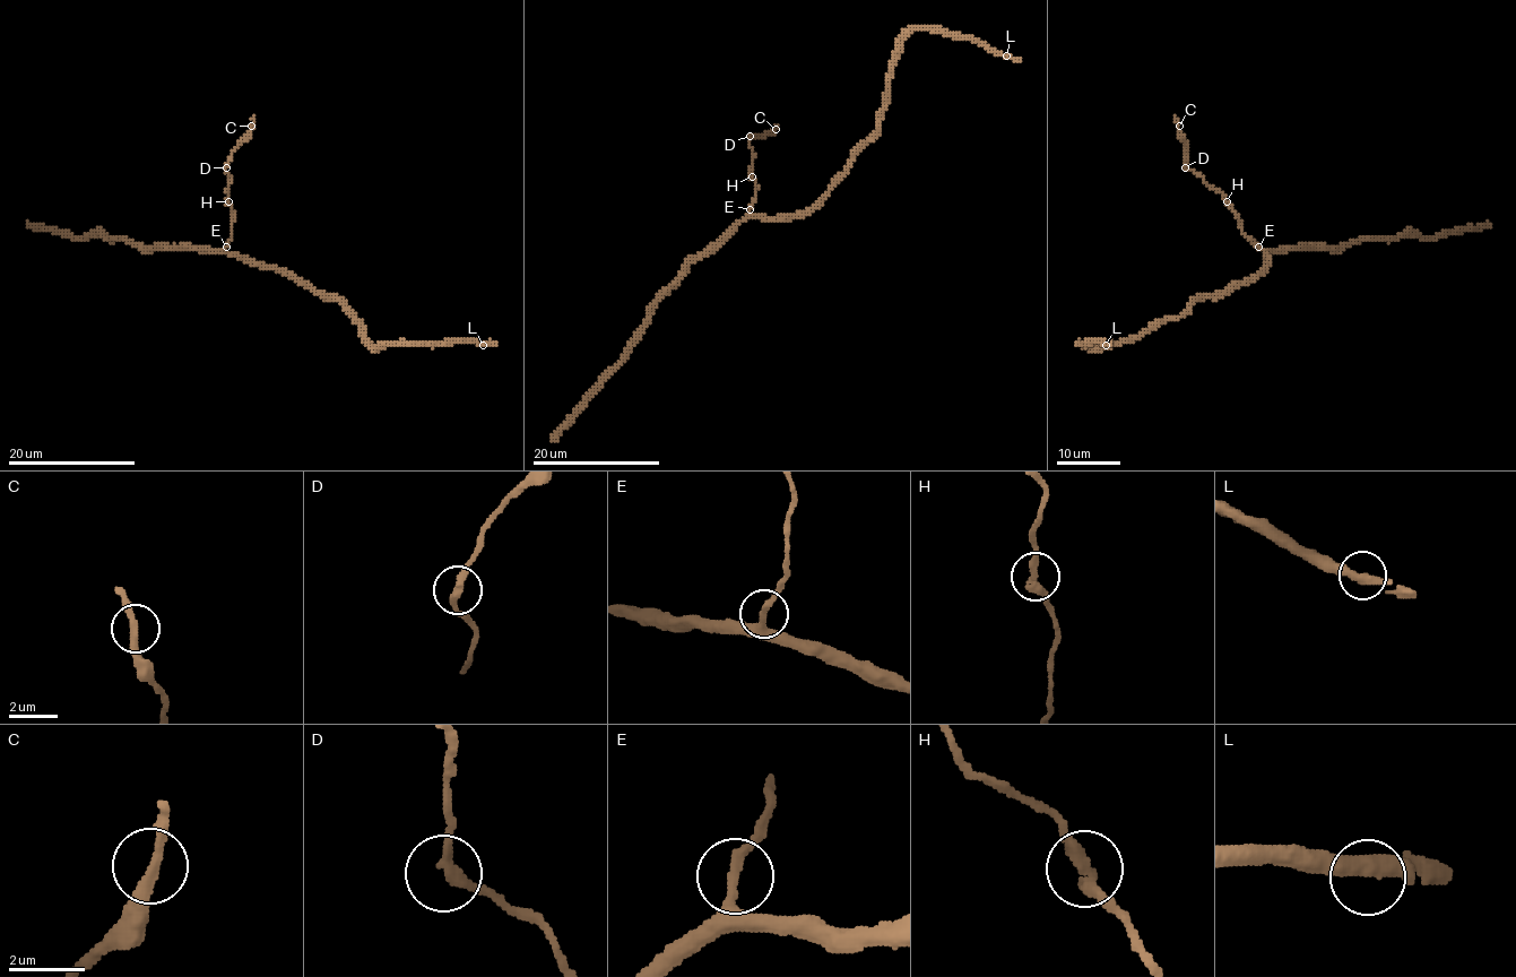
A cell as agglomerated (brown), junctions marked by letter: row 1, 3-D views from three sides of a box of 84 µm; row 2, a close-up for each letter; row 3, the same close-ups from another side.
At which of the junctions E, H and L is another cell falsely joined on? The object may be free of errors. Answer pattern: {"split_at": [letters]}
{"split_at": []}

